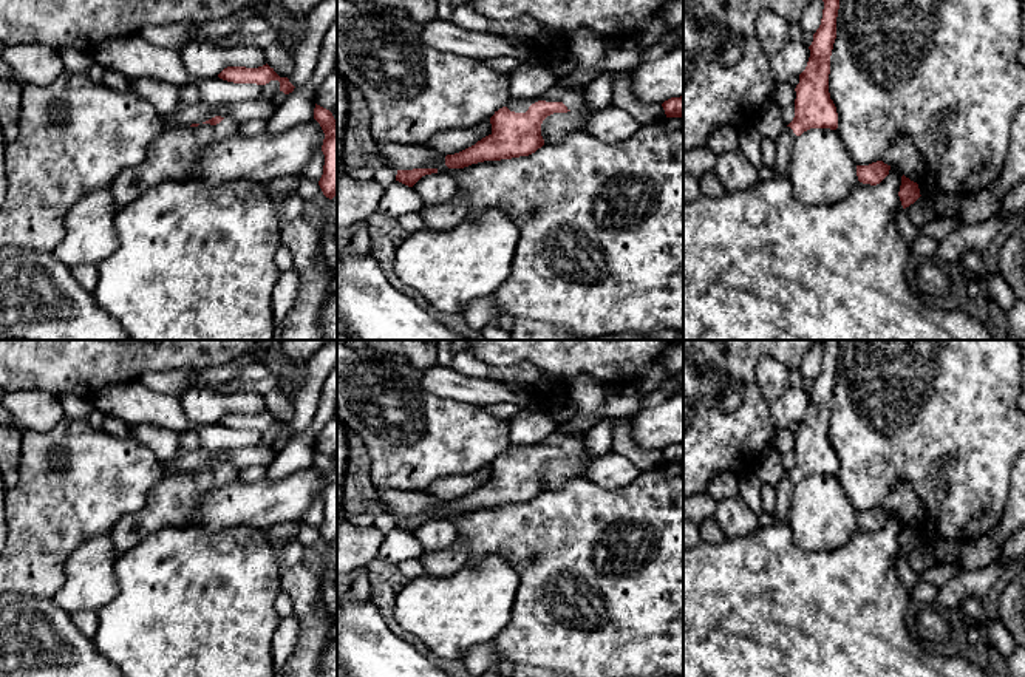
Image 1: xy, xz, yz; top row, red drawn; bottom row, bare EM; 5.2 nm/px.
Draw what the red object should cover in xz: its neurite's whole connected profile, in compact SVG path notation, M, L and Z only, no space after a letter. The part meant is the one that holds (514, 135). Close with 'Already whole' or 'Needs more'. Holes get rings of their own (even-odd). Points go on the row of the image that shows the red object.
M552 87L540 97L510 99L490 117L492 133L475 145L445 156L448 168L464 168L484 161L529 156L544 145L543 121L553 113L586 107L583 93Z. Needs more

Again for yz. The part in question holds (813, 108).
M822 0L821 25L809 46L810 57L799 74L795 117L775 139L775 178L788 178L793 142L810 128L838 128L838 113L829 93L830 56L836 39L839 0Z. Needs more

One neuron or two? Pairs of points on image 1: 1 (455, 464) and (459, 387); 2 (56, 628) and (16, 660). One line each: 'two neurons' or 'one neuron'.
1: two neurons
2: one neuron

